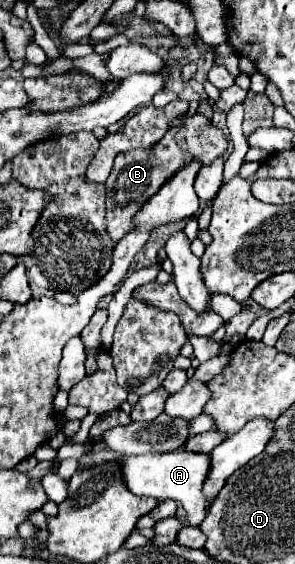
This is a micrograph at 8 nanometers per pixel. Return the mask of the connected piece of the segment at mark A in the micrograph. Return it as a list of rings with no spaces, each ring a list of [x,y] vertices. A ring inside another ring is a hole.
[[[92,441],[90,449],[78,459],[78,469],[90,469],[102,463],[116,463],[120,465],[120,473],[124,477],[124,483],[128,491],[132,491],[138,497],[154,497],[158,501],[162,499],[174,499],[188,511],[190,525],[198,527],[202,519],[206,517],[206,499],[202,495],[202,485],[206,481],[206,473],[210,467],[210,457],[202,453],[190,453],[184,449],[168,451],[168,453],[144,453],[144,455],[122,455],[116,451],[110,451],[102,441]]]

